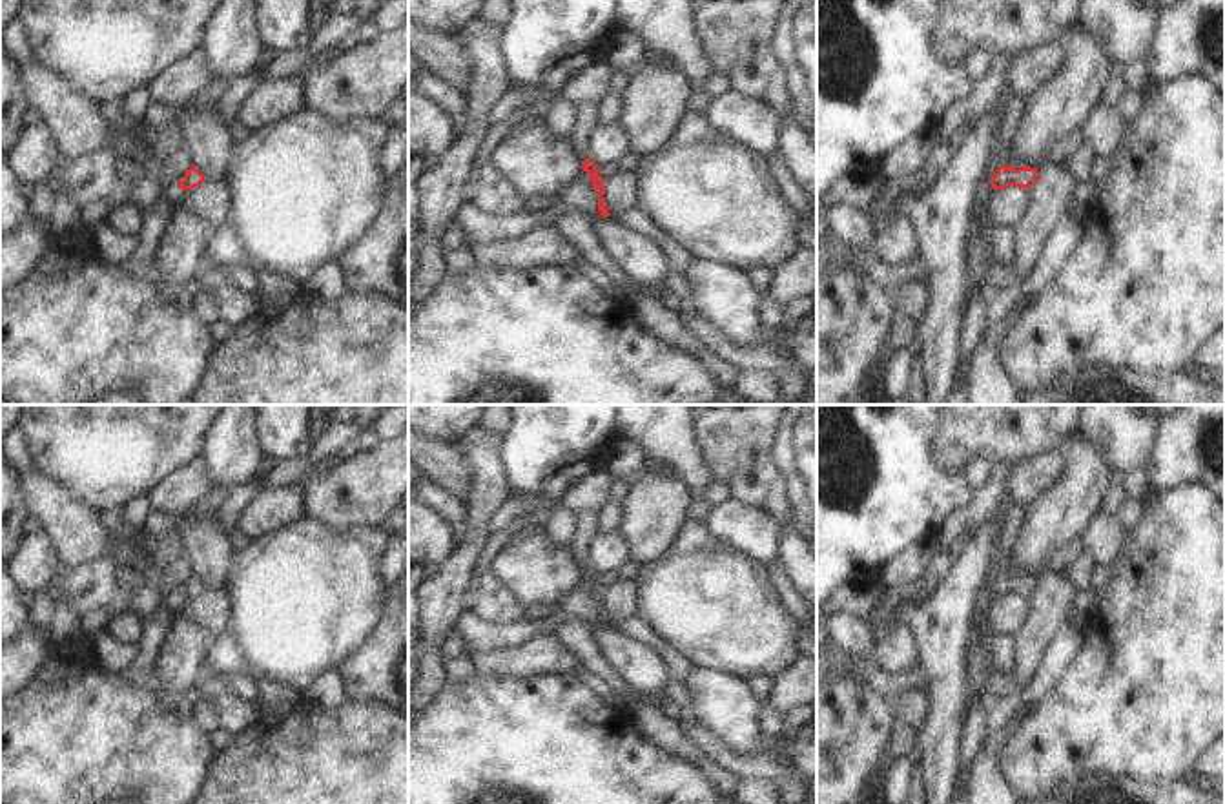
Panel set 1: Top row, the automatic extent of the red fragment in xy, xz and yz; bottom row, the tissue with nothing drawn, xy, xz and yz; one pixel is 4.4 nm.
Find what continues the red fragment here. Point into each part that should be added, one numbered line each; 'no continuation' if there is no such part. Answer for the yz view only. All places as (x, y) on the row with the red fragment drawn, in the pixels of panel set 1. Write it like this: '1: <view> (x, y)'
no continuation

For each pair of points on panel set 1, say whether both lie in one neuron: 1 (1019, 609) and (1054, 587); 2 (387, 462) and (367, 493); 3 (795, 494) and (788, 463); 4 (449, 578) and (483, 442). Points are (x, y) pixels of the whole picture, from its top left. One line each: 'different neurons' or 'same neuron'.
1: different neurons
2: same neuron
3: same neuron
4: same neuron

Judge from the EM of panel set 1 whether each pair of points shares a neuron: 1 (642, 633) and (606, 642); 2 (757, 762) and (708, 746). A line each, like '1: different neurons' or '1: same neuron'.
1: different neurons
2: same neuron

